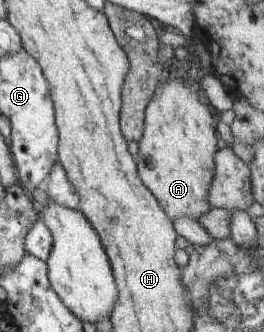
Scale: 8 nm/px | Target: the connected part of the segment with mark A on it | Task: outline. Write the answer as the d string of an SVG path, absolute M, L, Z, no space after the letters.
M192 76L182 80L162 83L146 109L145 135L139 141L136 161L142 182L155 196L161 209L172 221L186 217L199 221L212 207L208 191L214 176L214 155L217 151L217 135L213 128L213 110L204 100Z

